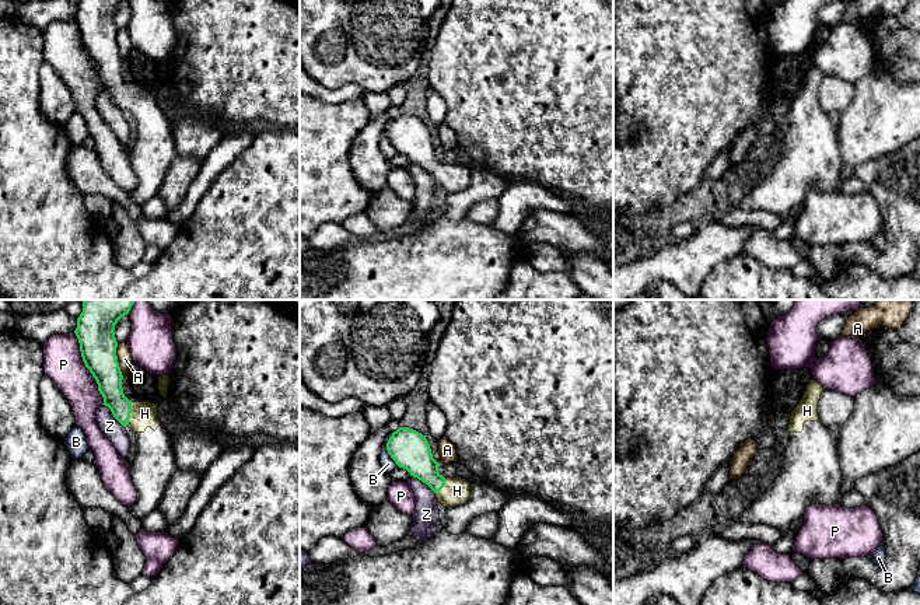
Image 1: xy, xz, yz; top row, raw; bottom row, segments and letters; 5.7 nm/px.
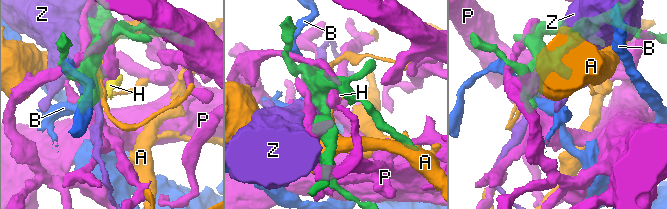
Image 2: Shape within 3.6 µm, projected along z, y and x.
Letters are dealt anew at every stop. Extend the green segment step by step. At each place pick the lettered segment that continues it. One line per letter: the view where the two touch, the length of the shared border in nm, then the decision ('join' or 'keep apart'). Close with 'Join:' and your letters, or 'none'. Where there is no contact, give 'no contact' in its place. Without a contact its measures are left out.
A: xy | 190 nm | keep apart
B: xz | 200 nm | keep apart
H: xy | 150 nm | join
P: xy | 440 nm | keep apart
Z: xy | 190 nm | keep apart
Join: H

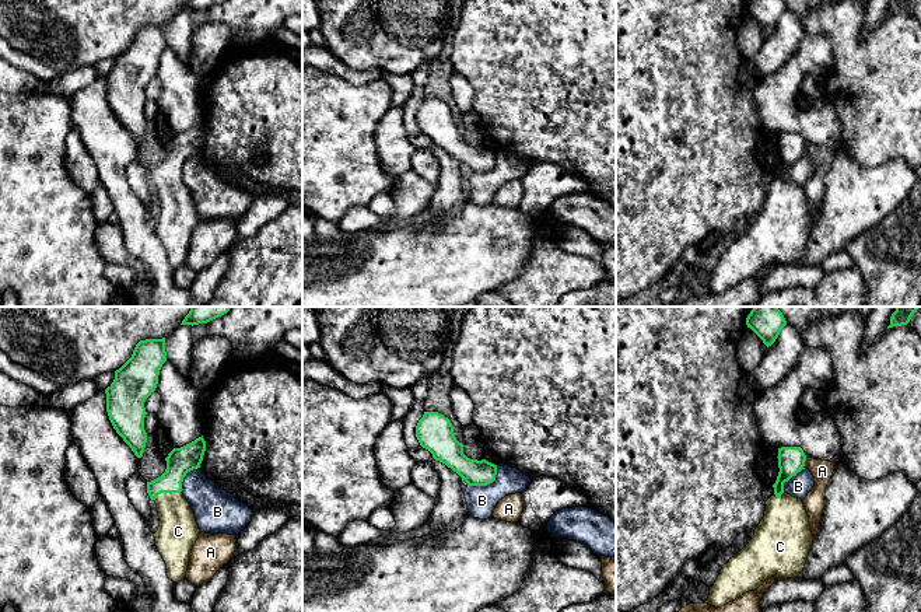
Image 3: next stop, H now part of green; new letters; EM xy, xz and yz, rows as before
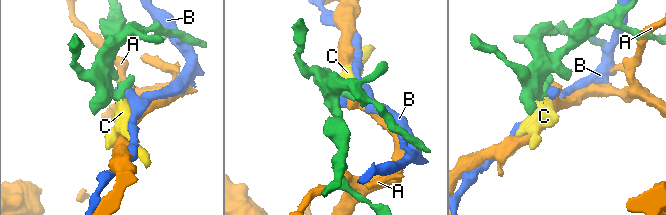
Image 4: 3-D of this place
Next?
A: yz | 50 nm | keep apart
B: xz | 220 nm | keep apart
C: xy | 170 nm | join
Join: C

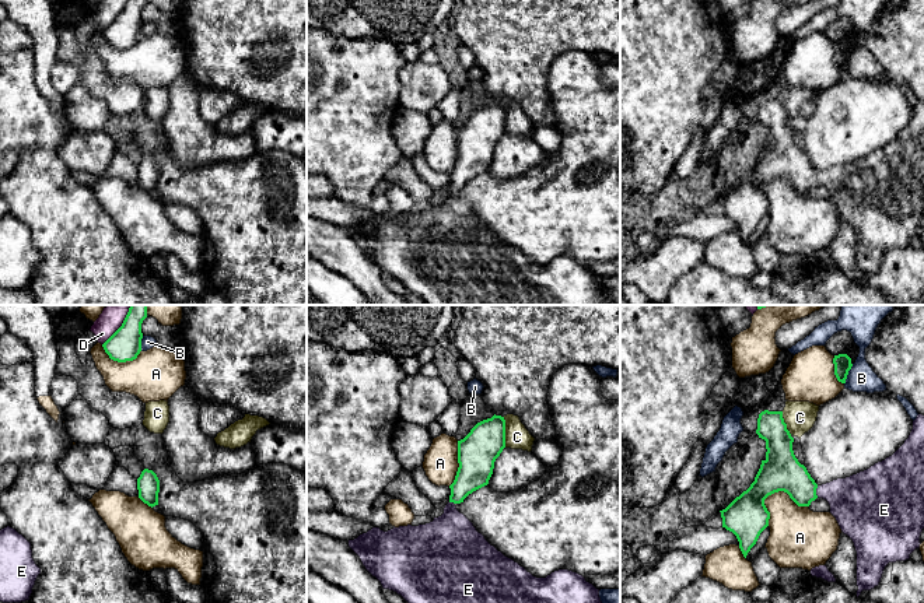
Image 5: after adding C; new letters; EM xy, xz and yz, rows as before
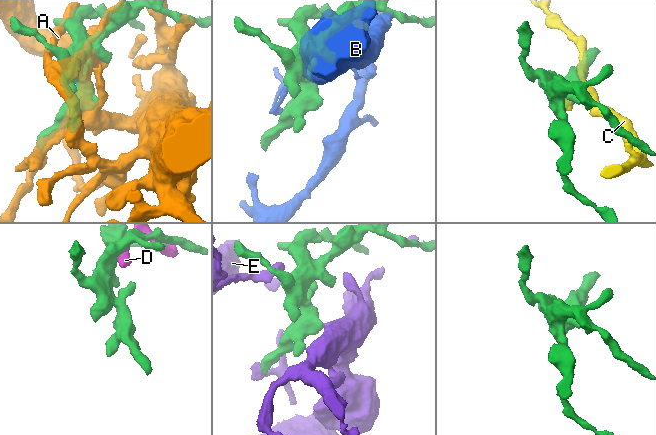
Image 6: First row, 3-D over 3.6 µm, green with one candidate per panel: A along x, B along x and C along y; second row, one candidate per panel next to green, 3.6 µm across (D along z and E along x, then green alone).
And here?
A: yz | 260 nm | keep apart
B: yz | 130 nm | keep apart
C: xz | 180 nm | keep apart
D: xy | 240 nm | keep apart
E: yz | 70 nm | join
Join: E

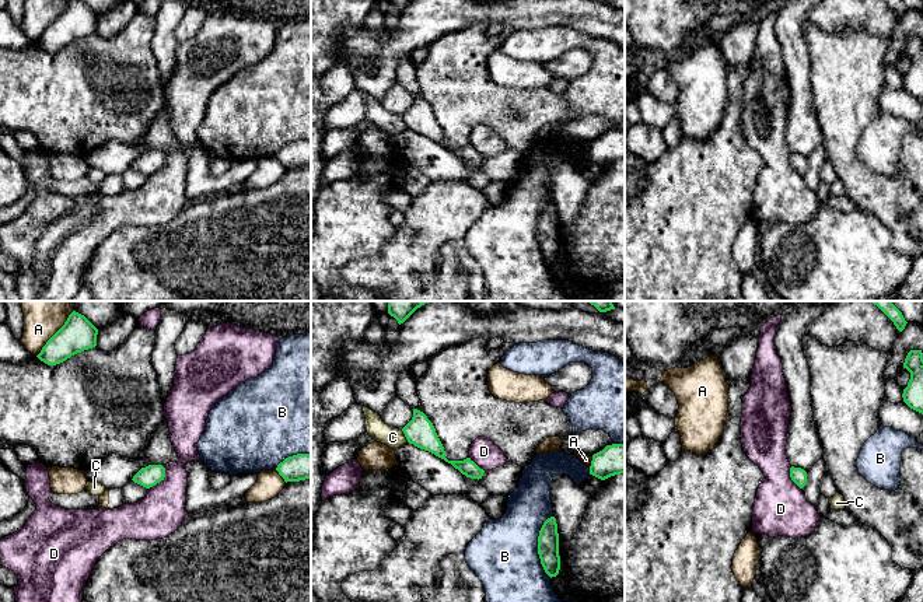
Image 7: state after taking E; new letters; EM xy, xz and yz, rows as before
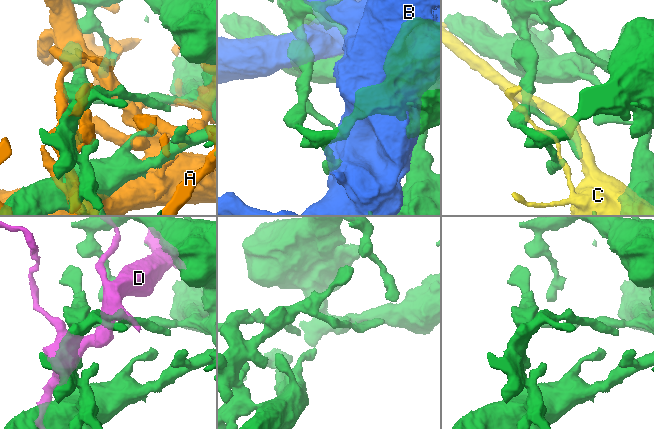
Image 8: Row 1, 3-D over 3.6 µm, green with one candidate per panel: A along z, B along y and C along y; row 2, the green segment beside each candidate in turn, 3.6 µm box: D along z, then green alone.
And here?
A: xy | 320 nm | keep apart
B: xz | 360 nm | keep apart
C: xz | 80 nm | keep apart
D: xy | 170 nm | keep apart
Join: none

